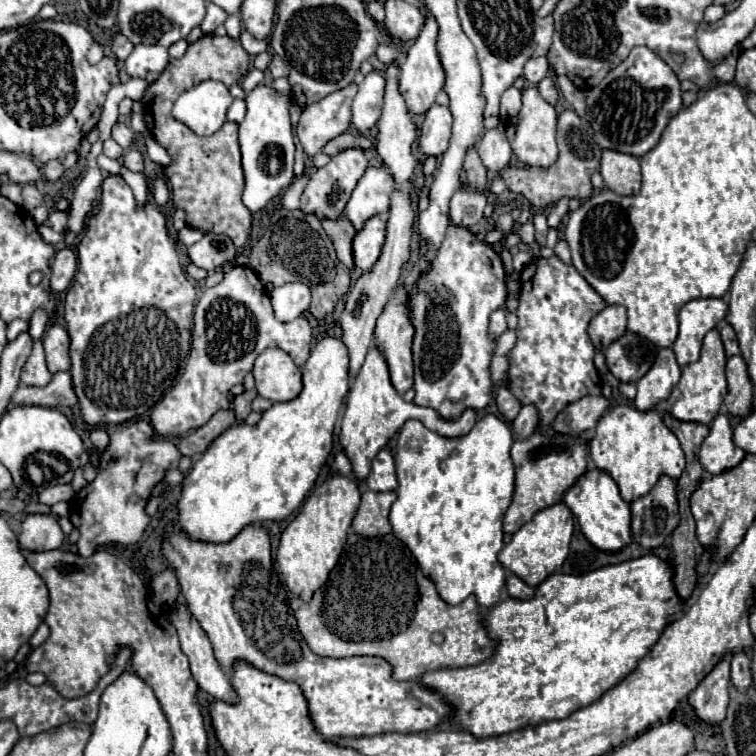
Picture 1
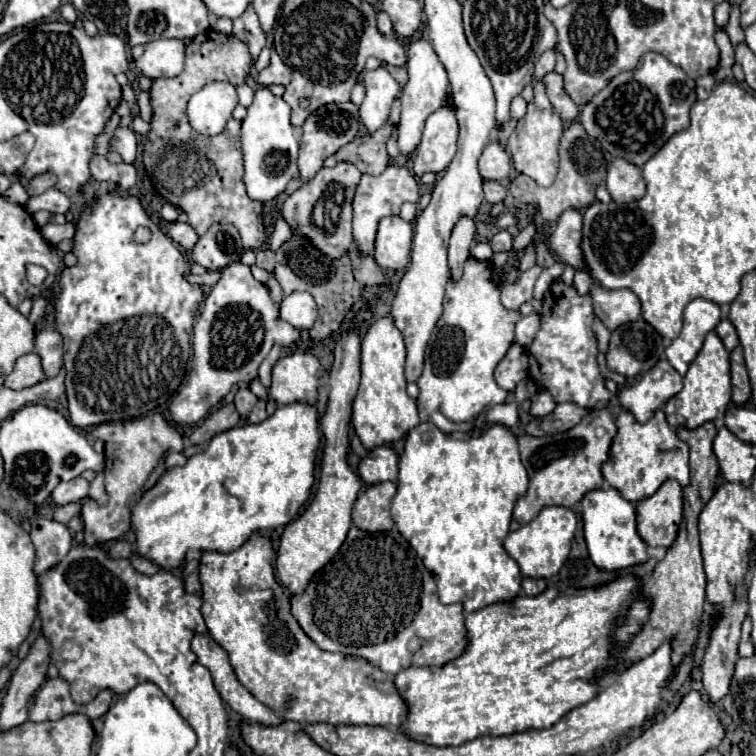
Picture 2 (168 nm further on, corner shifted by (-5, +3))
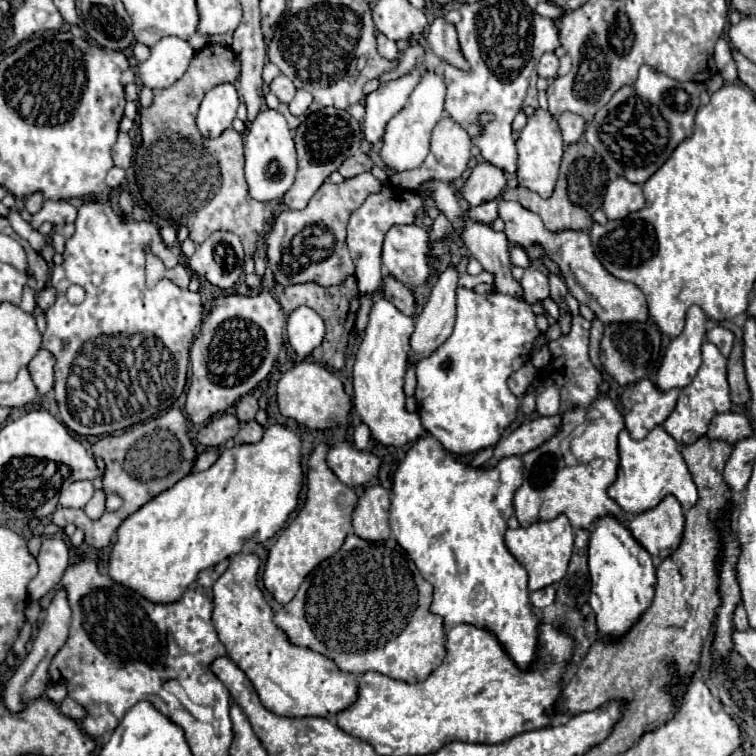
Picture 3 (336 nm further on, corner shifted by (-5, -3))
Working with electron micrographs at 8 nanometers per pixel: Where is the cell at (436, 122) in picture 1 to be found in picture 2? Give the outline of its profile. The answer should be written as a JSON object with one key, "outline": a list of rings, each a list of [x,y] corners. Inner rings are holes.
{"outline":[[[442,106],[428,120],[422,134],[422,142],[416,148],[414,156],[414,174],[422,176],[424,172],[442,172],[456,154],[458,124],[454,108]]]}

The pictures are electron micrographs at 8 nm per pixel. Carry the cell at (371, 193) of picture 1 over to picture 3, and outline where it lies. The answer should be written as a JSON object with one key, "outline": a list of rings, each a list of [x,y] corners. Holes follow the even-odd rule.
{"outline":[[[386,186],[380,194],[372,194],[366,198],[366,202],[350,216],[348,222],[348,250],[350,256],[356,264],[356,280],[358,280],[358,290],[360,296],[372,296],[376,288],[382,284],[382,242],[386,232],[392,226],[398,224],[414,224],[416,222],[416,212],[422,208],[422,196],[416,192],[408,192],[408,198],[400,198],[400,190]]]}

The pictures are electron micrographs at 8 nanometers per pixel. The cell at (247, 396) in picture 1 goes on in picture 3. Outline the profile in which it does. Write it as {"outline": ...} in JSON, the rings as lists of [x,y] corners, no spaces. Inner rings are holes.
{"outline":[[[246,394],[246,396],[242,396],[238,400],[238,404],[236,404],[236,416],[238,416],[240,422],[254,420],[256,412],[258,412],[258,400],[252,394]]]}

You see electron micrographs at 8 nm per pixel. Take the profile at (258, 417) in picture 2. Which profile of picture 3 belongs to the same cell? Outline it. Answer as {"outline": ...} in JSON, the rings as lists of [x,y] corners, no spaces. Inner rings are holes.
{"outline":[[[246,422],[242,426],[242,430],[236,434],[234,442],[236,444],[256,444],[262,440],[262,434],[264,434],[264,428],[256,422]]]}

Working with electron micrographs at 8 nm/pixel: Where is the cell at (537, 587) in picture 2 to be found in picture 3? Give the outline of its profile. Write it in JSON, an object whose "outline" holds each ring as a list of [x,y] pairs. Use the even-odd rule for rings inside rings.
{"outline":[[[546,586],[544,590],[536,590],[530,594],[530,600],[532,600],[532,606],[534,608],[546,608],[554,602],[554,596],[556,596],[556,590],[554,586]]]}

